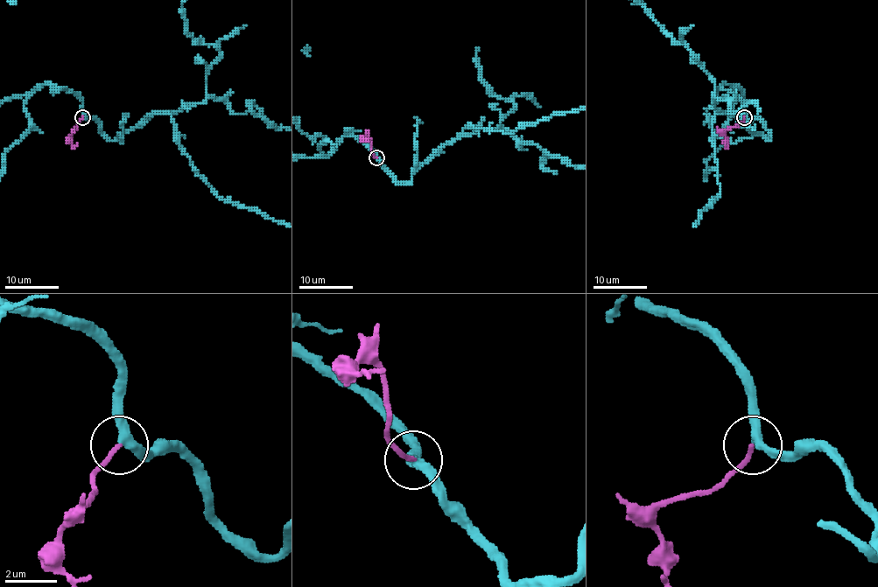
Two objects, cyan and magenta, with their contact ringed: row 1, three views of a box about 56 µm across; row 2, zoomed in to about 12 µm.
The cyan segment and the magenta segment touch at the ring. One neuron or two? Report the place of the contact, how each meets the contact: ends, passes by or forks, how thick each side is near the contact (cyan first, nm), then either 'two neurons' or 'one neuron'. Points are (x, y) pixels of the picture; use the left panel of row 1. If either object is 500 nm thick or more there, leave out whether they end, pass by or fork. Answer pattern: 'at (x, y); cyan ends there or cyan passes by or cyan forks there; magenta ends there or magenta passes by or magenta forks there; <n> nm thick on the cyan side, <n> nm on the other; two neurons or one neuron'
at (82, 117); cyan passes by; magenta ends there; 360 nm thick on the cyan side, 160 nm on the other; one neuron

